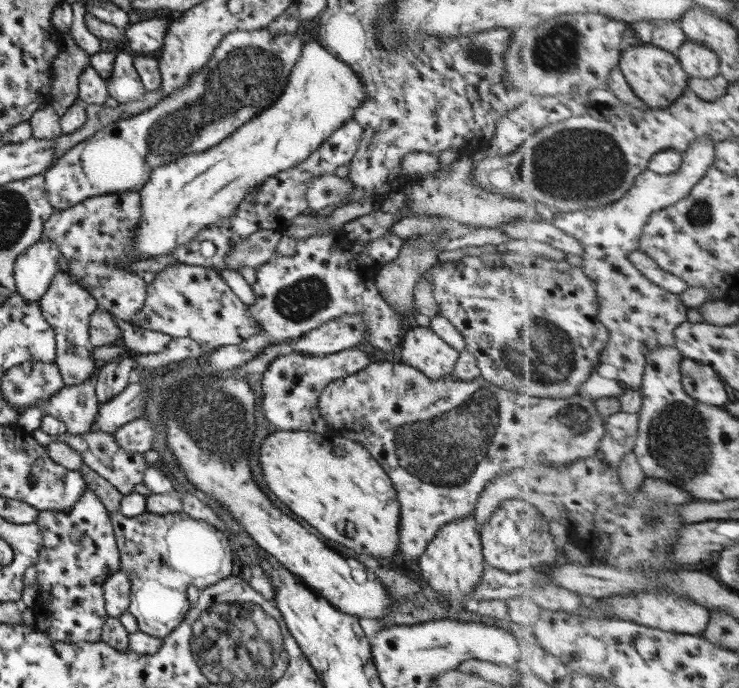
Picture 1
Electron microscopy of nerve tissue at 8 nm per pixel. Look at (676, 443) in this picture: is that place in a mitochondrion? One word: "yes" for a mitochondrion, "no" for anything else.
yes

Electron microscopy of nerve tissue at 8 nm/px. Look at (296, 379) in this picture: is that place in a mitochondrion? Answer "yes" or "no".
no

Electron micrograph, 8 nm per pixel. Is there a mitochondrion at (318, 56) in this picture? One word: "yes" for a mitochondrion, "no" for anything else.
no

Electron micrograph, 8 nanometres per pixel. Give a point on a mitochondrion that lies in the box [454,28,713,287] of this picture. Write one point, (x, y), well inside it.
(574, 165)

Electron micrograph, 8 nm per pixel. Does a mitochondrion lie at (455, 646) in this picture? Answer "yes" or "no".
no

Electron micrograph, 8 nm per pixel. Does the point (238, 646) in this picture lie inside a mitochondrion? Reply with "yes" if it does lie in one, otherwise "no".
yes

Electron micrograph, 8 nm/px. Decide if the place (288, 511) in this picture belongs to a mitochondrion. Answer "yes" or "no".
no

